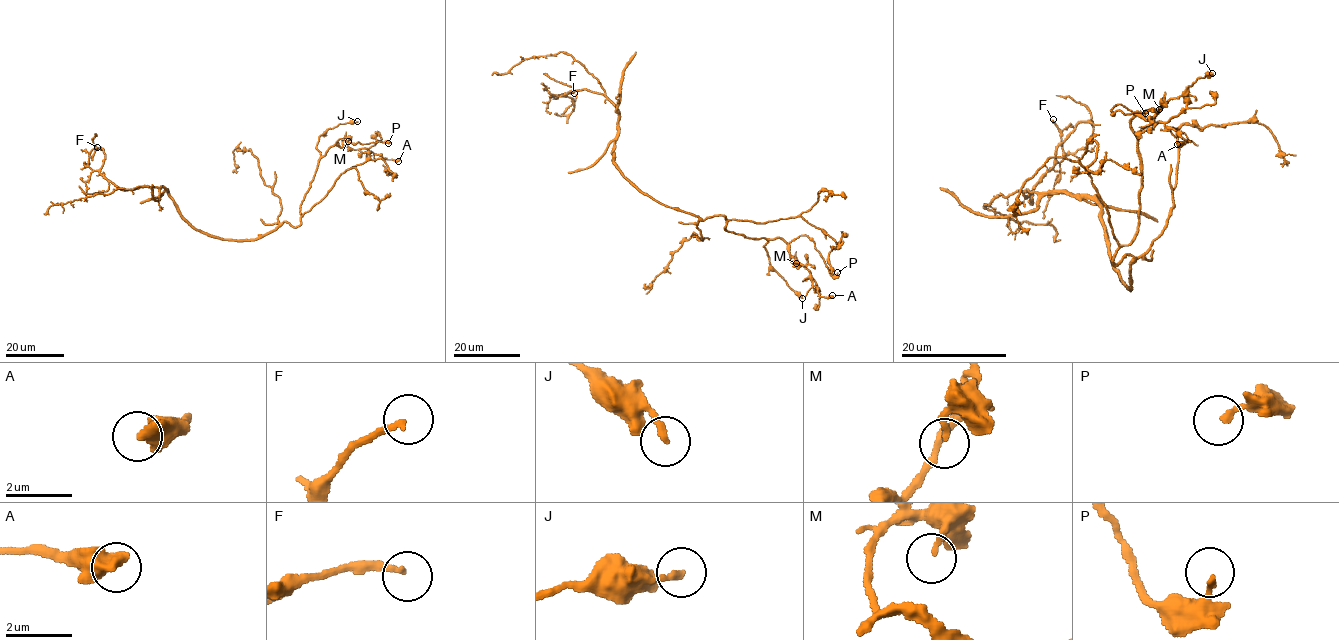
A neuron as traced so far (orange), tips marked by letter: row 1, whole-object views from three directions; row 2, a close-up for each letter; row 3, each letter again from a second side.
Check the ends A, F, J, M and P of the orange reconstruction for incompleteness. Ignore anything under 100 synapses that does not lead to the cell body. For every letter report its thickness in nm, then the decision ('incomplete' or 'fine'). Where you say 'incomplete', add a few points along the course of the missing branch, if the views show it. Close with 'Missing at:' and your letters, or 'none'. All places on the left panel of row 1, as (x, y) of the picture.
A: calibre 550 nm; fine
F: calibre 180 nm; fine
J: calibre 200 nm; fine
M: calibre 150 nm; fine
P: calibre 160 nm; fine
Missing at: none

